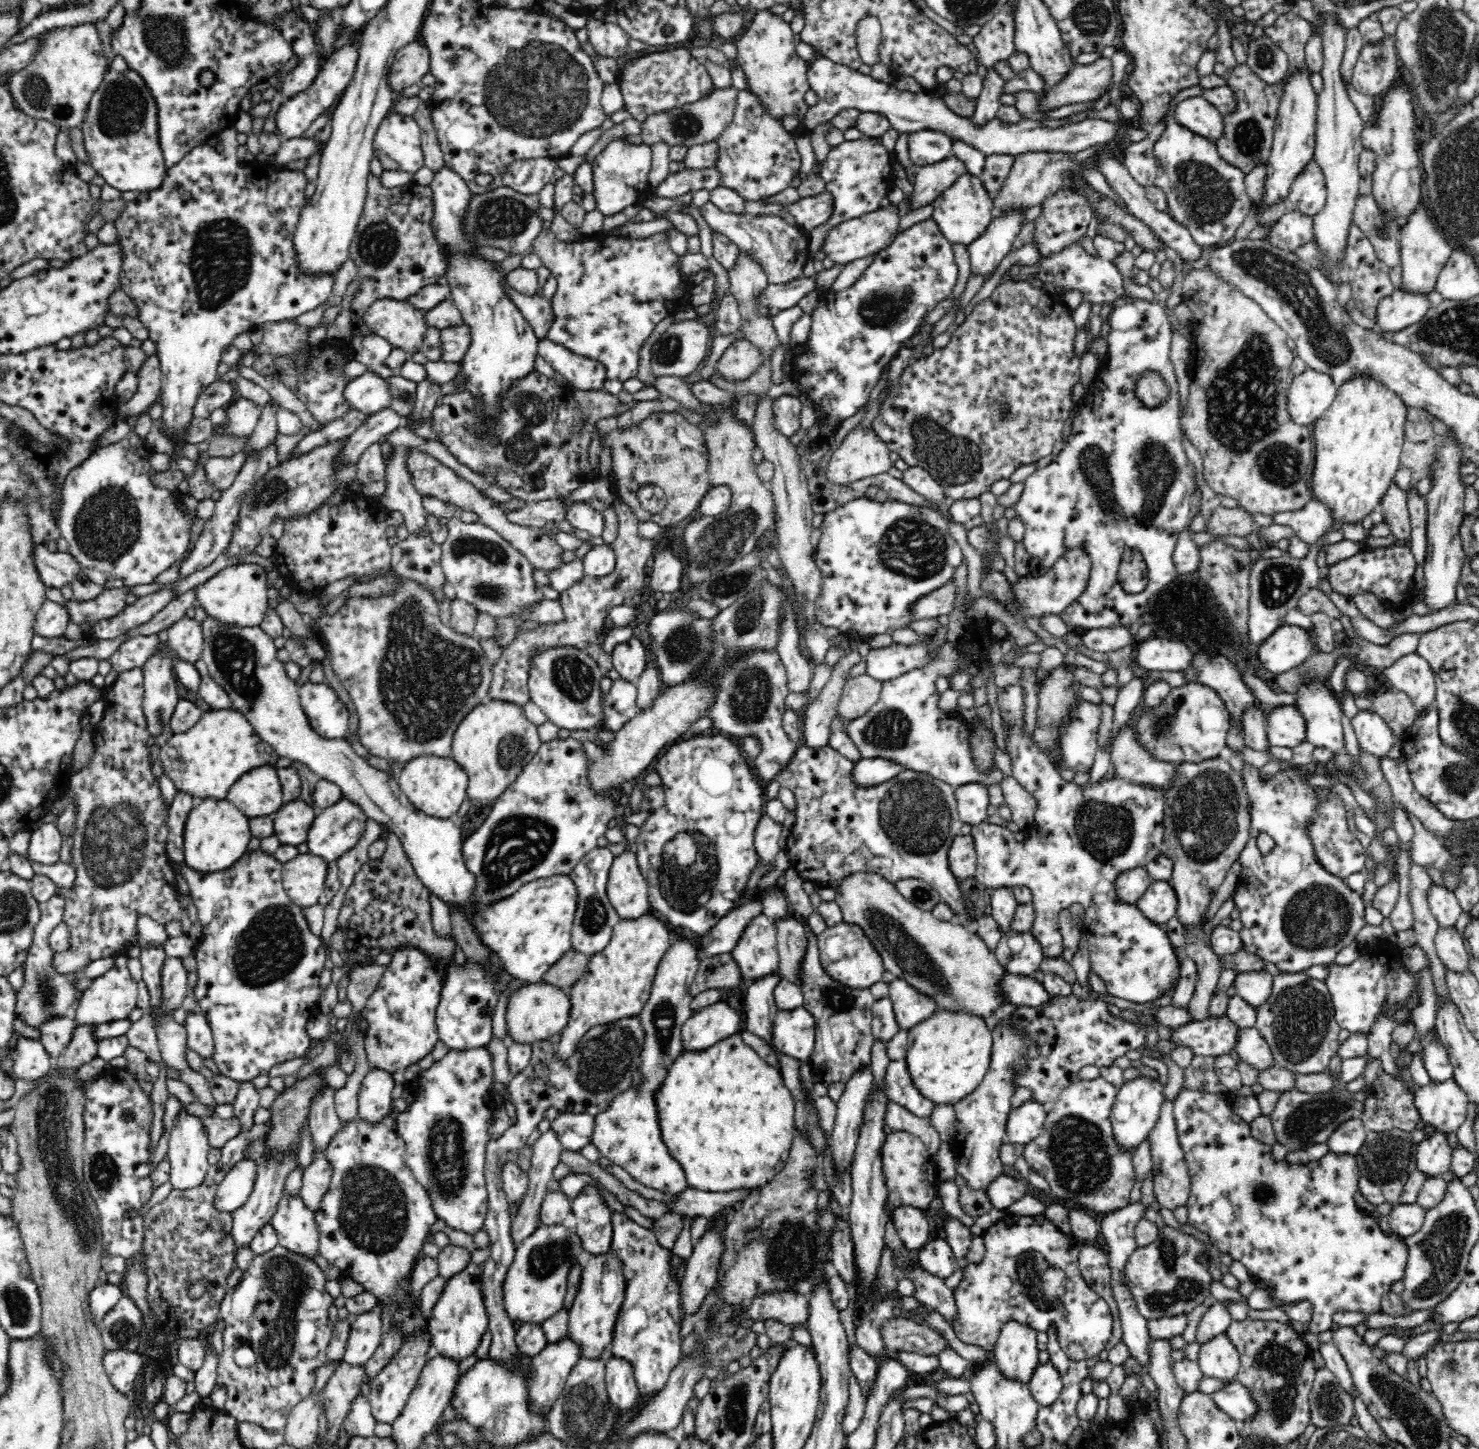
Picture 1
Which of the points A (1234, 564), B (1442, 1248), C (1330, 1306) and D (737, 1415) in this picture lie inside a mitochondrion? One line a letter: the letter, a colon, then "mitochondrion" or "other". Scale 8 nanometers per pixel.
A: mitochondrion
B: mitochondrion
C: other
D: mitochondrion

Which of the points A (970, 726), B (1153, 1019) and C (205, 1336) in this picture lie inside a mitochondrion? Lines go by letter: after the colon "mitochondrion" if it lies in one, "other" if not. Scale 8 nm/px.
A: other
B: other
C: other

